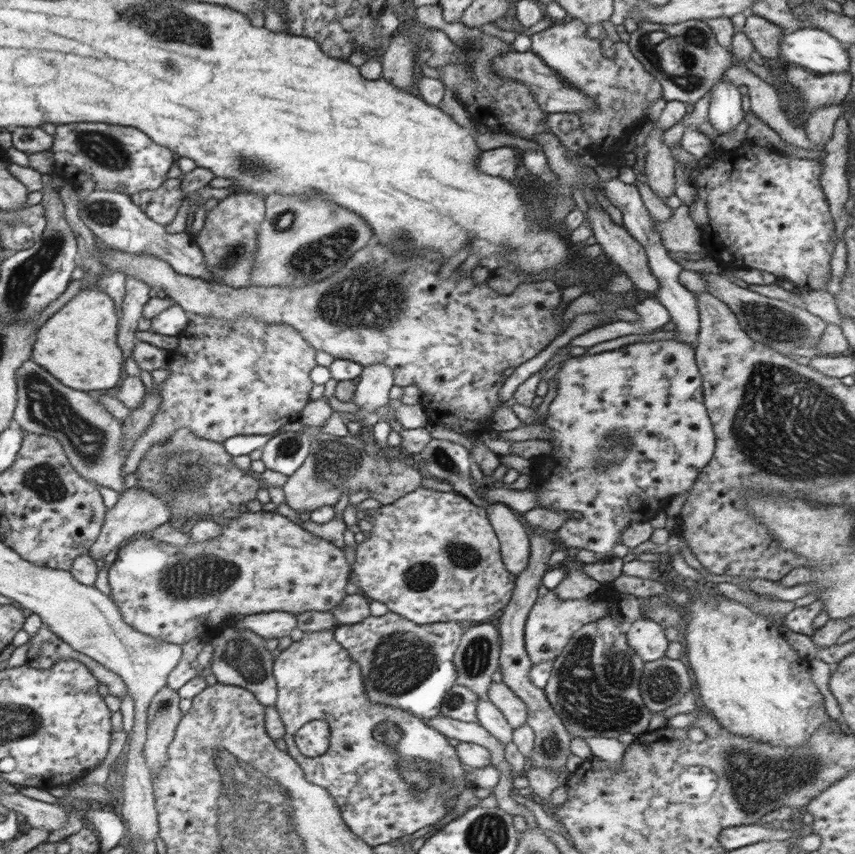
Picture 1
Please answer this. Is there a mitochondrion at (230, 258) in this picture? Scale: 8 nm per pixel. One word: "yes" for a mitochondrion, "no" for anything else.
yes

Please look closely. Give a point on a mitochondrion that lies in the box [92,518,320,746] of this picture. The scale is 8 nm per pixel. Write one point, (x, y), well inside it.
(205, 575)

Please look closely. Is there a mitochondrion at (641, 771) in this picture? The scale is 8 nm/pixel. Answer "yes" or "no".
no

